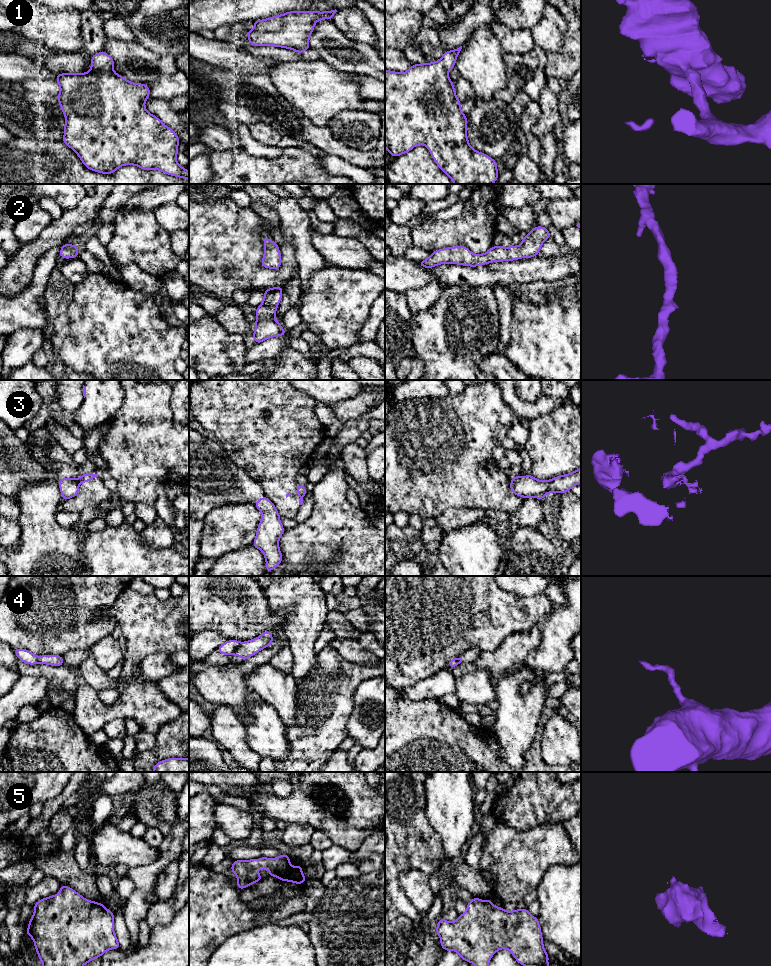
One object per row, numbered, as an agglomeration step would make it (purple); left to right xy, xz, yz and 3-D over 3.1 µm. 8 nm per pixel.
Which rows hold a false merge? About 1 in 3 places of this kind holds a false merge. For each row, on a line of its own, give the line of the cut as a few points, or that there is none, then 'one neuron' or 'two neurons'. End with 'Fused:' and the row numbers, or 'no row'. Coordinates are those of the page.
1: no cut; one neuron
2: no cut; one neuron
3: cut in xy along (78, 479), (79, 483); two neurons
4: cut in xz along (240, 643), (232, 653); two neurons
5: no cut; one neuron
Fused: 3, 4

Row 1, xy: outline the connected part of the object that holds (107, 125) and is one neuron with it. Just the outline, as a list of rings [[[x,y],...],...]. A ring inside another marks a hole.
[[[101,51],[92,56],[88,72],[57,74],[60,93],[56,98],[65,116],[62,141],[91,171],[113,174],[119,167],[135,165],[189,180],[189,171],[176,160],[181,142],[177,134],[145,108],[150,88],[125,79],[113,68],[114,59]]]

